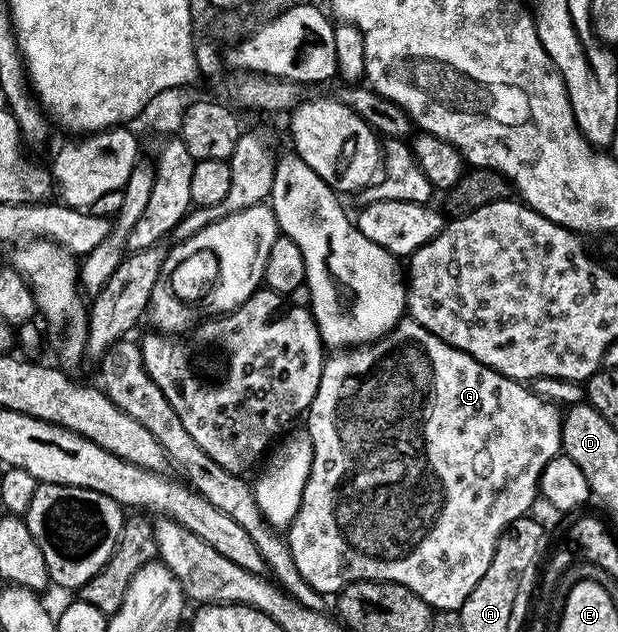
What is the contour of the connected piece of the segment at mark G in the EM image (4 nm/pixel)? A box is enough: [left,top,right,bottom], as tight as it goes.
[288,319,563,611]

